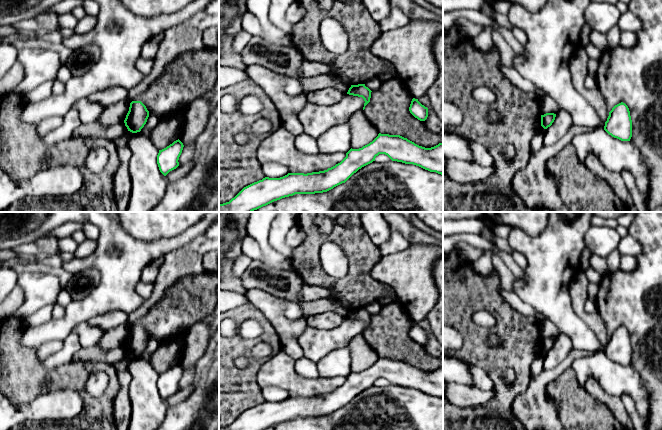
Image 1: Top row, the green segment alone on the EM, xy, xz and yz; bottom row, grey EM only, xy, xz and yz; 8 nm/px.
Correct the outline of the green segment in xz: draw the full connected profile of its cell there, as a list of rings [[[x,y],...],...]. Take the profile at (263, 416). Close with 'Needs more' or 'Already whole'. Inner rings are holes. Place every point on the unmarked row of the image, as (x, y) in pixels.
[[[381,358],[369,368],[359,373],[350,373],[346,381],[335,390],[324,395],[312,397],[288,397],[280,402],[265,401],[262,404],[254,406],[244,411],[229,426],[219,428],[219,430],[266,430],[274,425],[295,418],[315,418],[327,416],[334,411],[345,407],[354,397],[362,391],[375,385],[379,378],[387,379],[392,385],[413,388],[430,396],[436,396],[443,399],[443,366],[438,369],[425,372],[400,359]]]. Already whole

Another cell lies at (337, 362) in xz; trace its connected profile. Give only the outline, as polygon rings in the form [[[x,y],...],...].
[[[349,345],[326,354],[317,362],[317,368],[320,377],[347,377],[351,373],[351,350]]]

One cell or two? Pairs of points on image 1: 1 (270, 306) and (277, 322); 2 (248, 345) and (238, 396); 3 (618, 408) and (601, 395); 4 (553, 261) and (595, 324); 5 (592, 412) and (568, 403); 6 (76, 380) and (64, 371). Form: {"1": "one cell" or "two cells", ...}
{"1": "one cell", "2": "one cell", "3": "one cell", "4": "two cells", "5": "one cell", "6": "one cell"}

